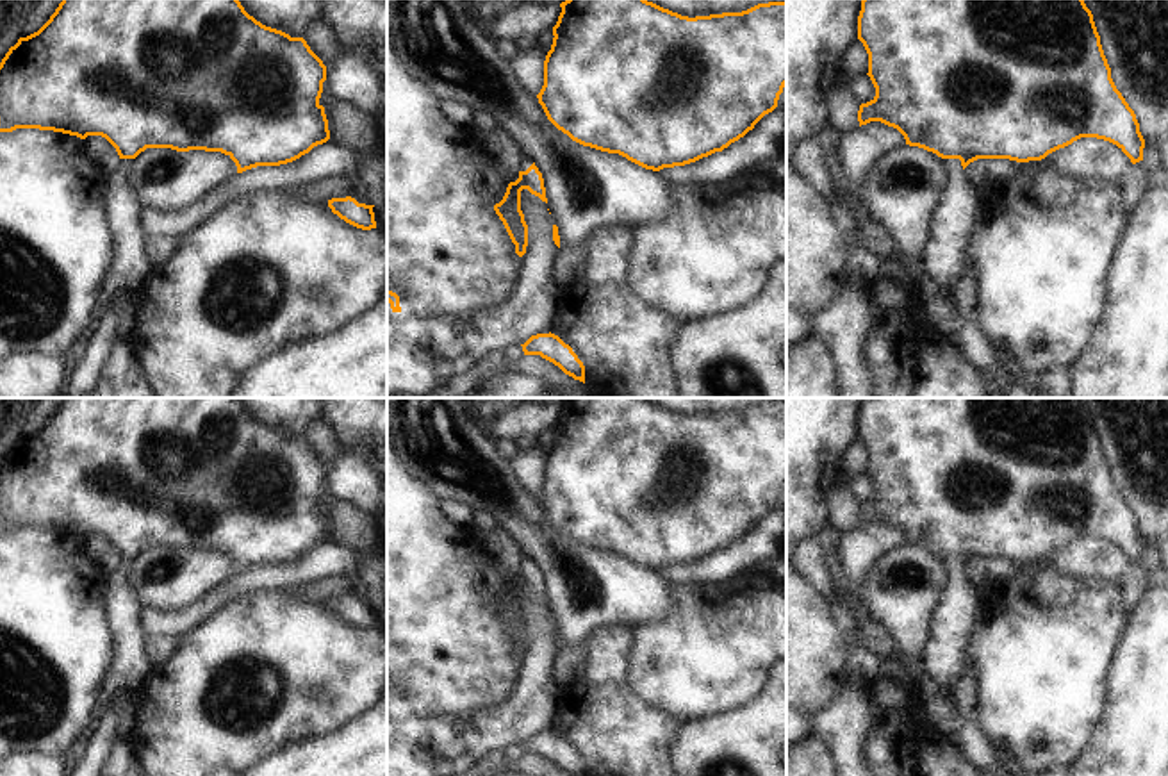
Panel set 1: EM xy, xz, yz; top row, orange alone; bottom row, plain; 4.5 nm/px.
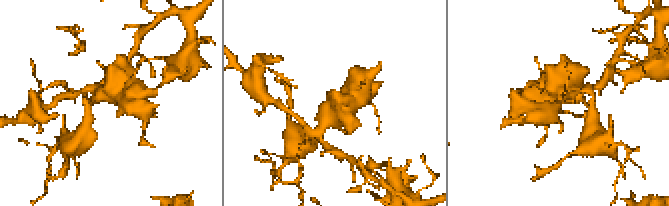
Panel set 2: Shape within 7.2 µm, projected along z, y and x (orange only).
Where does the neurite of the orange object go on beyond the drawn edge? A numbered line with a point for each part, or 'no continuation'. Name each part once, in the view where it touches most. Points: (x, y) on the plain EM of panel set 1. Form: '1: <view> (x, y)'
1: yz (954, 616)

